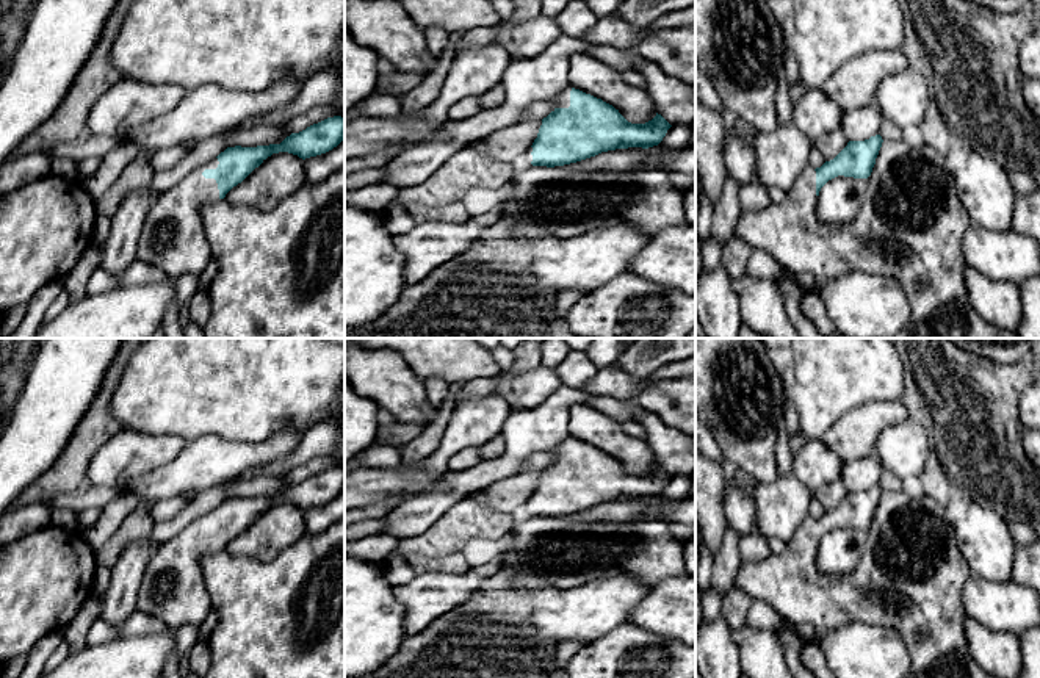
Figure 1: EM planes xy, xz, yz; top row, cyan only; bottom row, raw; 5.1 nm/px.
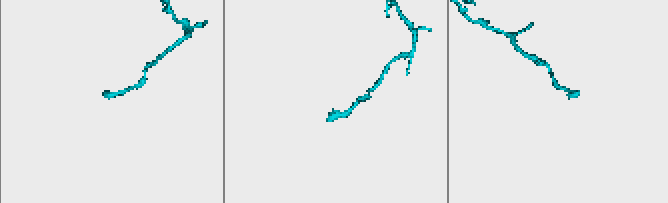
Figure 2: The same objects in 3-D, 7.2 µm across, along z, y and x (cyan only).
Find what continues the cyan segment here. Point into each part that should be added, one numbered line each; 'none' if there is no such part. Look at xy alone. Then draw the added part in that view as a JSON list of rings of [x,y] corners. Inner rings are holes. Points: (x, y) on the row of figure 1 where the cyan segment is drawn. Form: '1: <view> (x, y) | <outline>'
1: xy (173, 238) | [[[213,158],[191,171],[179,185],[158,196],[144,219],[136,258],[160,268],[171,279],[185,274],[200,276],[211,249],[202,224],[202,208],[219,200],[215,179],[205,179],[205,169],[216,169]]]

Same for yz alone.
1: yz (912, 213) | [[[904,139],[883,141],[866,180],[861,210],[850,224],[836,227],[818,216],[816,171],[807,164],[780,204],[742,210],[735,235],[793,272],[810,272],[819,282],[852,271],[896,279],[908,298],[910,319],[893,338],[1020,338],[982,319],[968,299],[963,238],[971,221],[944,157],[929,146],[912,149]]]

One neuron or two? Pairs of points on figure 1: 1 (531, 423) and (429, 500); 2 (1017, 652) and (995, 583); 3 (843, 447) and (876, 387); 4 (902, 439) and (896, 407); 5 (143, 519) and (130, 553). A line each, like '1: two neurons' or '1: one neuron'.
1: one neuron
2: two neurons
3: two neurons
4: two neurons
5: two neurons

